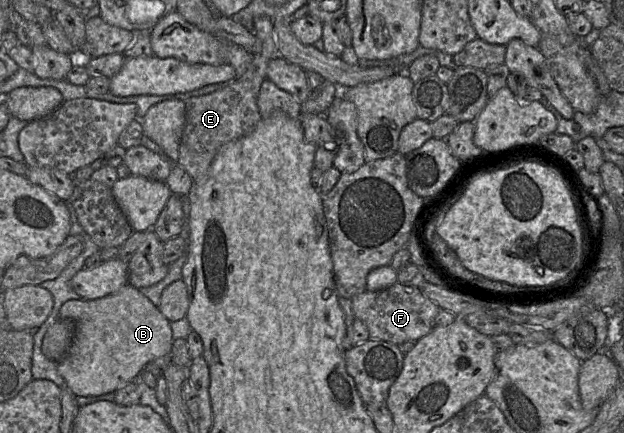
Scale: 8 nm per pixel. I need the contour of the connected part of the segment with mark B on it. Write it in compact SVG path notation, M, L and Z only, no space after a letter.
M126 284L118 291L94 300L68 300L59 311L59 318L75 322L75 334L67 355L58 362L58 372L75 396L100 396L115 392L134 382L148 362L170 355L173 336L168 321L139 289Z

